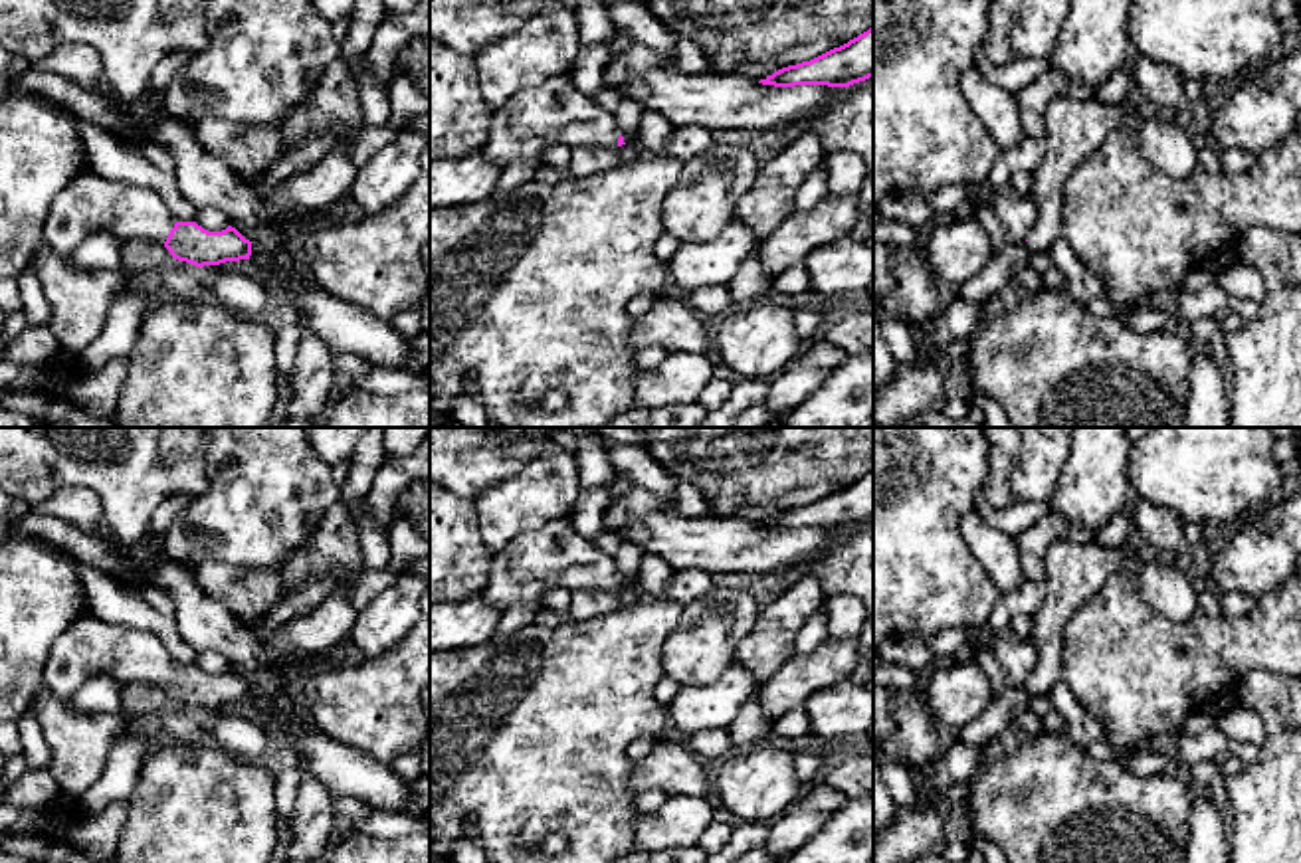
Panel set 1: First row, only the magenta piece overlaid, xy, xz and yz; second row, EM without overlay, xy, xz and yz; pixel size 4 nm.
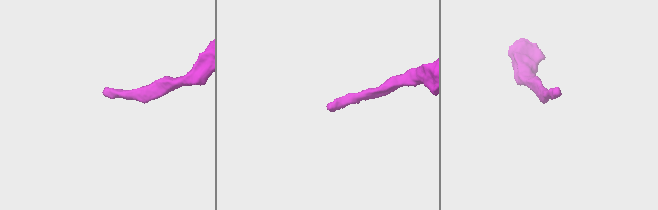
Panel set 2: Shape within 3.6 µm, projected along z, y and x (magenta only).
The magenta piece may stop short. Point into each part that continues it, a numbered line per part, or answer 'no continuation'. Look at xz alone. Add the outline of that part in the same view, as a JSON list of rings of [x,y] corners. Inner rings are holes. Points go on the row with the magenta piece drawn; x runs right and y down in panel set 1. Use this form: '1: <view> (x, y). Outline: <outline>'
1: xz (553, 111). Outline: [[[568,73],[519,91],[491,113],[487,160],[507,166],[515,160],[543,160],[549,146],[616,148],[620,127],[612,111],[582,95]]]

